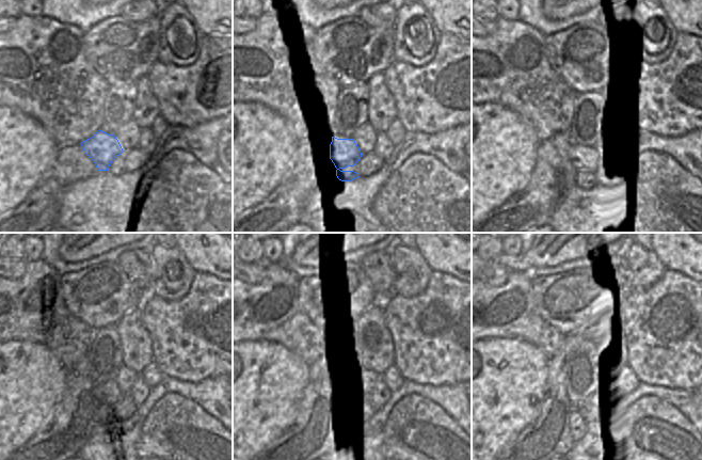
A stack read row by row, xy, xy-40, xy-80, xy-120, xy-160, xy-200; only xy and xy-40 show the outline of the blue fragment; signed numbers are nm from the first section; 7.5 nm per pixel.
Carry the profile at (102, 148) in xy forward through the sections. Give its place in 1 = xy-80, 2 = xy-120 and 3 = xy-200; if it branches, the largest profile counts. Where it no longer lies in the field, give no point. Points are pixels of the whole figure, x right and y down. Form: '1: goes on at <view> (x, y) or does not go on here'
1: goes on at xy-80 (585, 158)
2: goes on at xy-120 (107, 394)
3: goes on at xy-200 (589, 409)

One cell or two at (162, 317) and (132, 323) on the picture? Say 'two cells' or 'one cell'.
two cells

